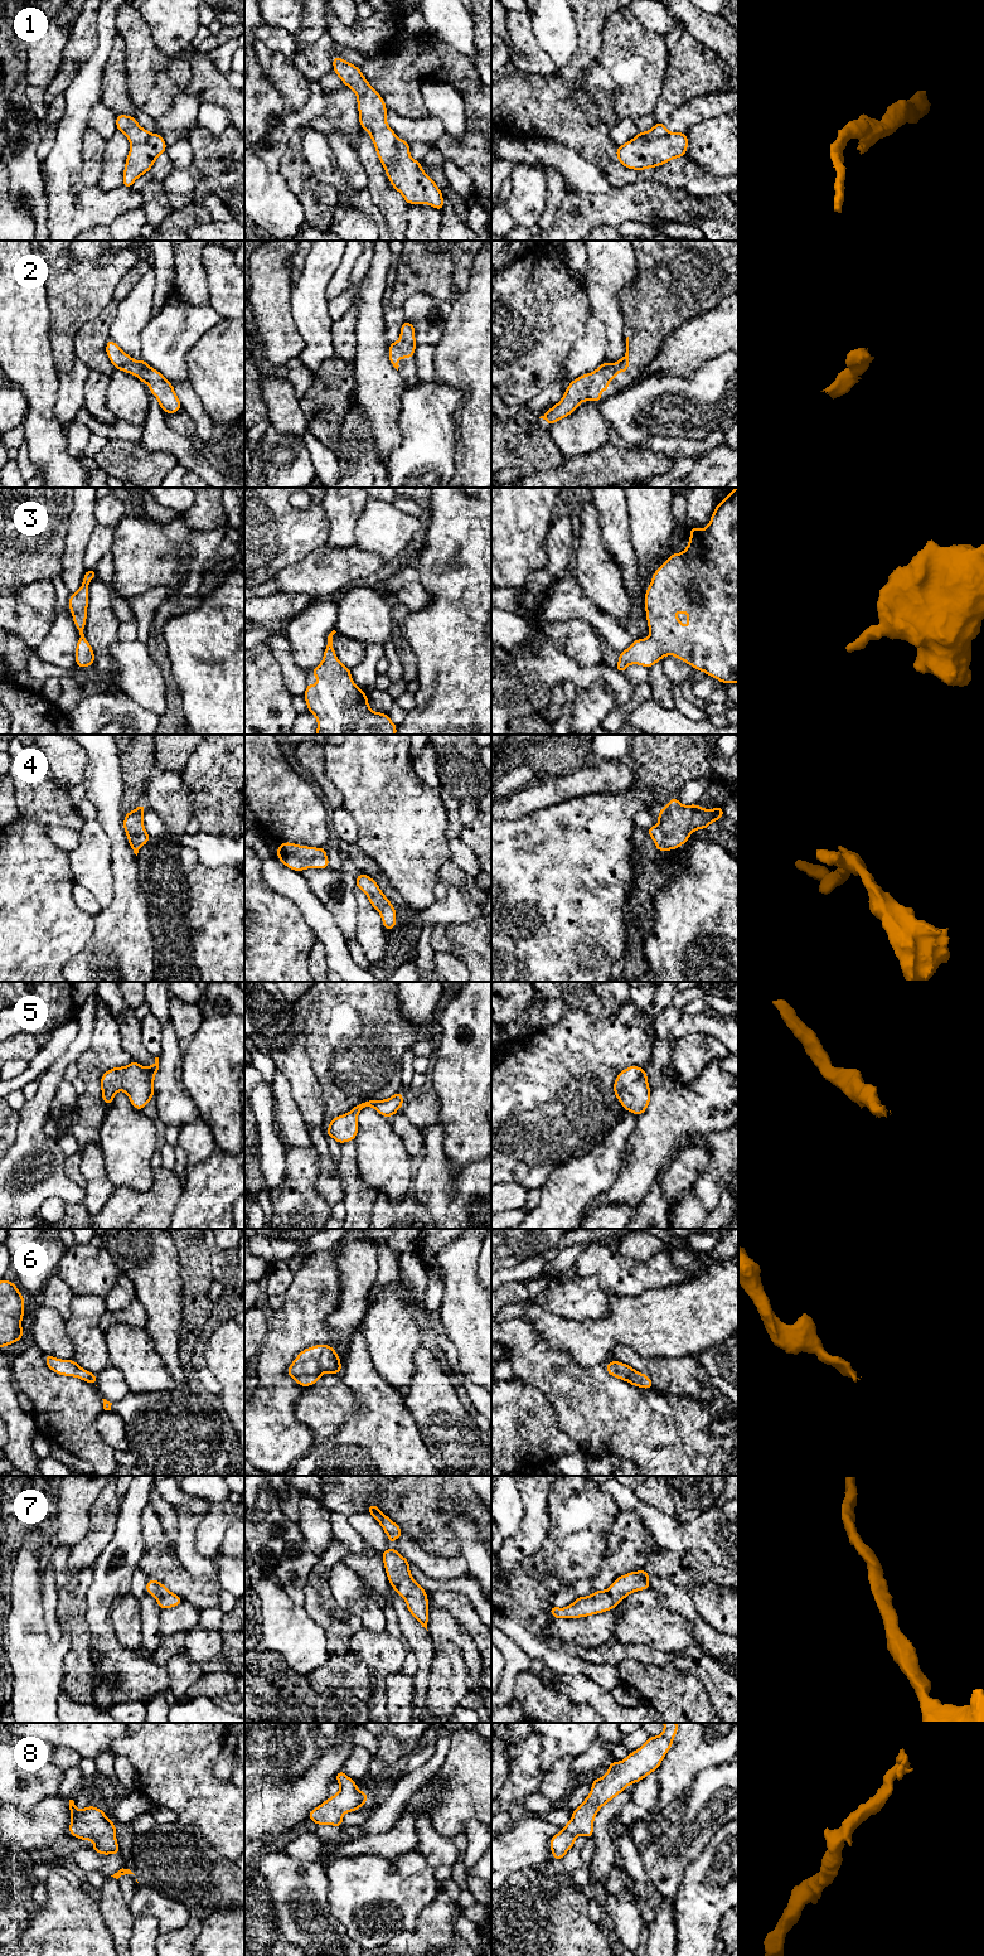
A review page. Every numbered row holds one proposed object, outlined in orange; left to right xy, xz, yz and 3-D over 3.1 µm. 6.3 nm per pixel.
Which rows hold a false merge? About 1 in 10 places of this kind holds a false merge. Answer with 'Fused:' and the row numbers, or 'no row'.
Fused: 1

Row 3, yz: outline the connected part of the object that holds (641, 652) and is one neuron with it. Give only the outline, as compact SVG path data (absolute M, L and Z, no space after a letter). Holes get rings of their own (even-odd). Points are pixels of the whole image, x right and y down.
M738 488L716 505L704 529L689 527L689 532L687 548L670 555L645 592L650 636L621 652L615 669L624 673L629 664L649 669L672 654L722 683L738 683ZM674 613L688 614L687 630Z

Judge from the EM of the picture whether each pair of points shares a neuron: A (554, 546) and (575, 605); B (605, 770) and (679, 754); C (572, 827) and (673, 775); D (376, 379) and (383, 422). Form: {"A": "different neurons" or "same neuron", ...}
{"A": "different neurons", "B": "different neurons", "C": "different neurons", "D": "same neuron"}

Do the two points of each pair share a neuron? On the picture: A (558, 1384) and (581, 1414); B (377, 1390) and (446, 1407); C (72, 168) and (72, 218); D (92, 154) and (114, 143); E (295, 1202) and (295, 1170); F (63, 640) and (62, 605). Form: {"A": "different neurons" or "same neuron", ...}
{"A": "same neuron", "B": "different neurons", "C": "same neuron", "D": "different neurons", "E": "same neuron", "F": "same neuron"}

